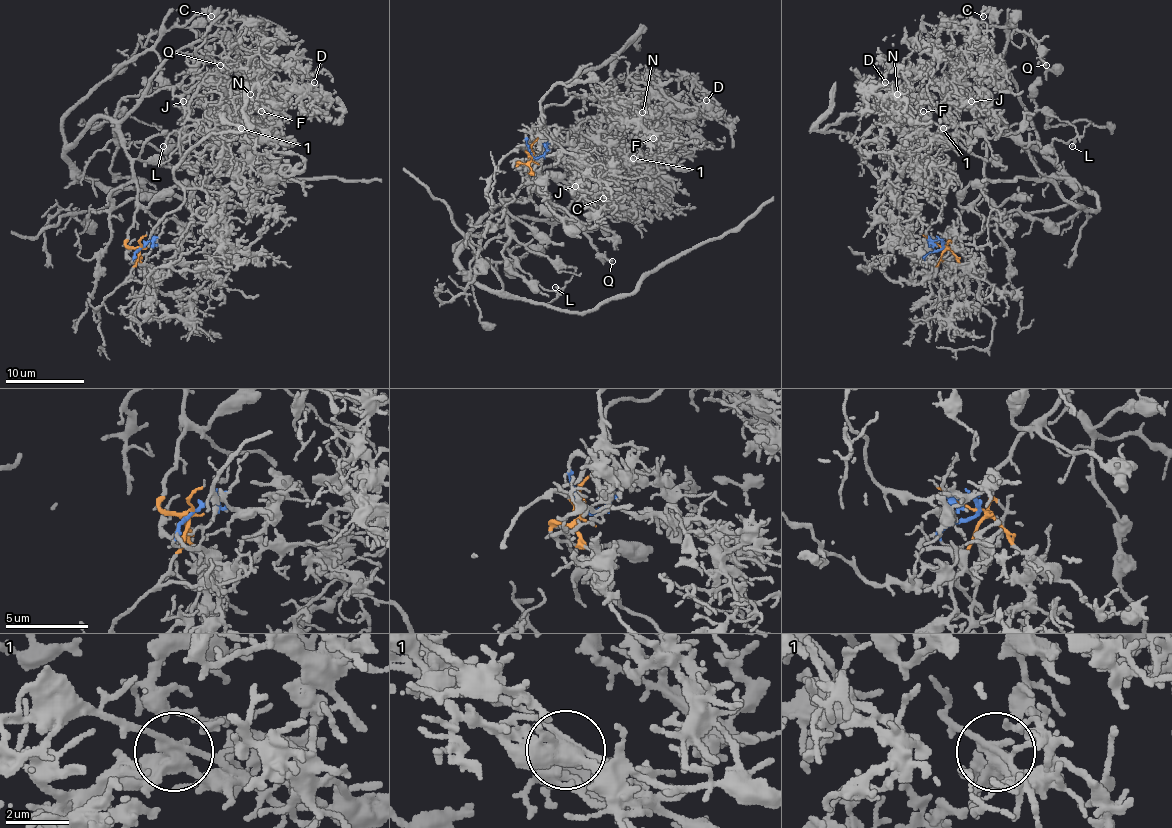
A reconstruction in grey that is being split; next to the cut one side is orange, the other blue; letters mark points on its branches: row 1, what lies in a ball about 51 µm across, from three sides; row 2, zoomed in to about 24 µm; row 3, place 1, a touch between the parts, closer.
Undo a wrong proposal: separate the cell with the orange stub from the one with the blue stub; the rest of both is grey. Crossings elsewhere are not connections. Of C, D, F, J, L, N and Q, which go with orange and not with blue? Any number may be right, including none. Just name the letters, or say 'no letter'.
C, L, Q

